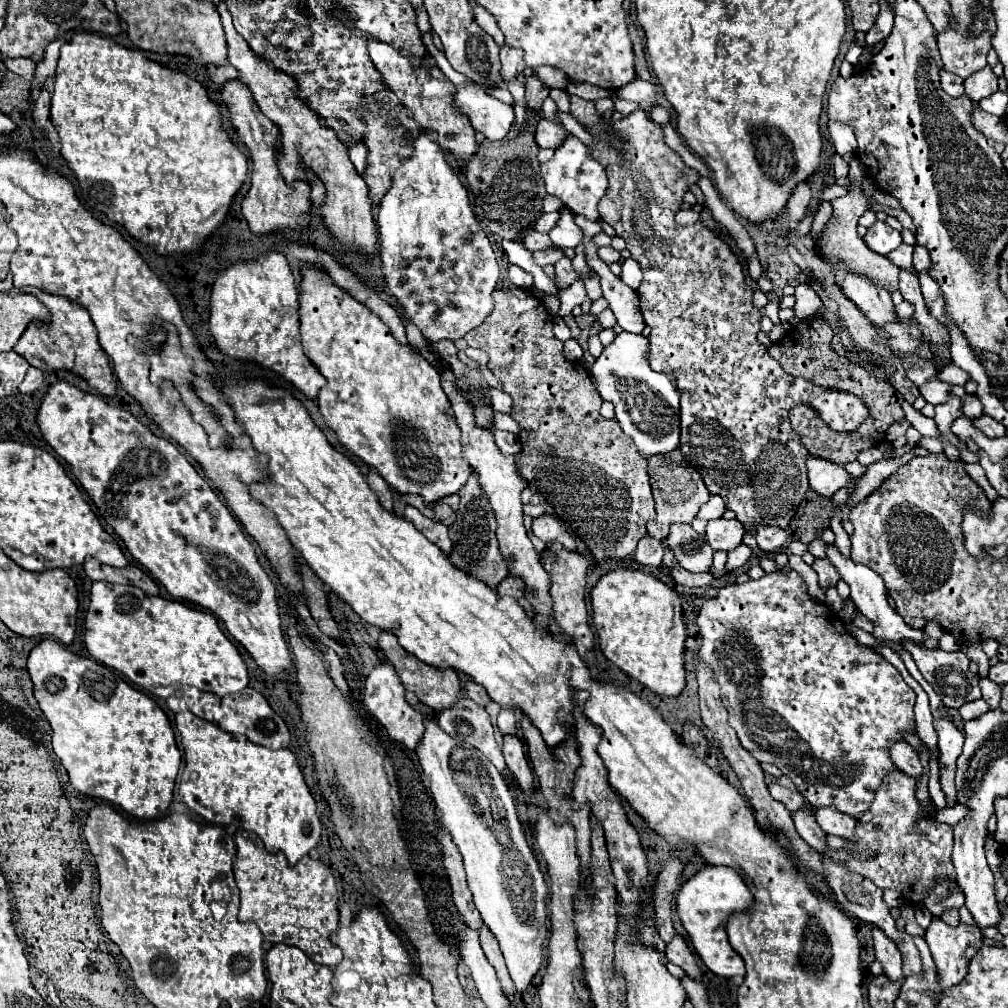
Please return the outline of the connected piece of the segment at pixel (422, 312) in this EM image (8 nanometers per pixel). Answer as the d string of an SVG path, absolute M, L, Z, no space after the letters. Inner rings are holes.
M422 133L414 141L412 155L402 161L400 169L396 169L392 189L380 203L378 231L386 291L402 307L404 319L414 323L428 341L456 341L484 323L494 307L492 291L496 289L500 269L492 245L474 217L468 191L446 163L444 151L436 147L436 133Z

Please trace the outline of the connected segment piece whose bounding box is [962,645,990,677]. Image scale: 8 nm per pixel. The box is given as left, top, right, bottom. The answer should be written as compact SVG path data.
M968 645L968 647L962 647L964 653L968 655L970 661L978 663L978 675L980 677L988 677L988 669L990 669L990 663L988 663L988 657L986 653L982 651L980 645Z

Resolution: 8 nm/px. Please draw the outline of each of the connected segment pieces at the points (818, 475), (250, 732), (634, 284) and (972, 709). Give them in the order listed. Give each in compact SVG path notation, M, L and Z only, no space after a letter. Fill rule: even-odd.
M808 457L808 481L812 491L822 497L832 497L838 489L846 487L850 475L842 465L830 461L816 461L816 457Z
M246 687L240 693L226 695L222 699L222 709L224 709L224 717L218 723L220 729L224 729L228 733L242 733L250 741L254 741L256 745L264 745L264 747L272 747L272 749L288 747L288 743L290 743L290 731L288 731L286 723L282 721L282 717L278 717L272 711L272 707L268 705L268 701L258 691Z
M626 259L622 263L622 275L620 279L630 287L630 289L638 289L640 287L640 281L642 281L642 273L640 273L640 267L632 261L632 259Z
M978 699L978 701L966 703L966 705L962 705L962 707L958 709L958 713L960 713L960 717L962 717L964 721L976 719L976 717L980 717L980 715L988 713L988 711L990 711L990 707L988 707L988 703L986 703L984 699Z

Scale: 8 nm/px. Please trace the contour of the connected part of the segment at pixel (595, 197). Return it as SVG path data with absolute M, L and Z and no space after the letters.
M570 135L564 141L564 145L556 149L554 157L540 165L540 173L542 173L542 179L546 181L546 193L548 195L558 197L564 203L564 207L568 207L572 213L584 215L590 221L598 221L596 209L598 209L600 199L606 193L608 179L606 179L604 167L596 159L590 157L588 149L582 145L580 139Z

